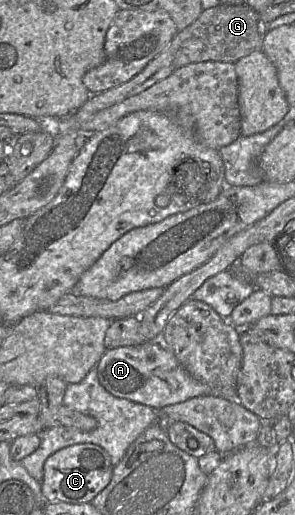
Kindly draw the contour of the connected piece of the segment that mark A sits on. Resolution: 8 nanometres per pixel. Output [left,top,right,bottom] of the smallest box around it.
[95,334,220,410]

